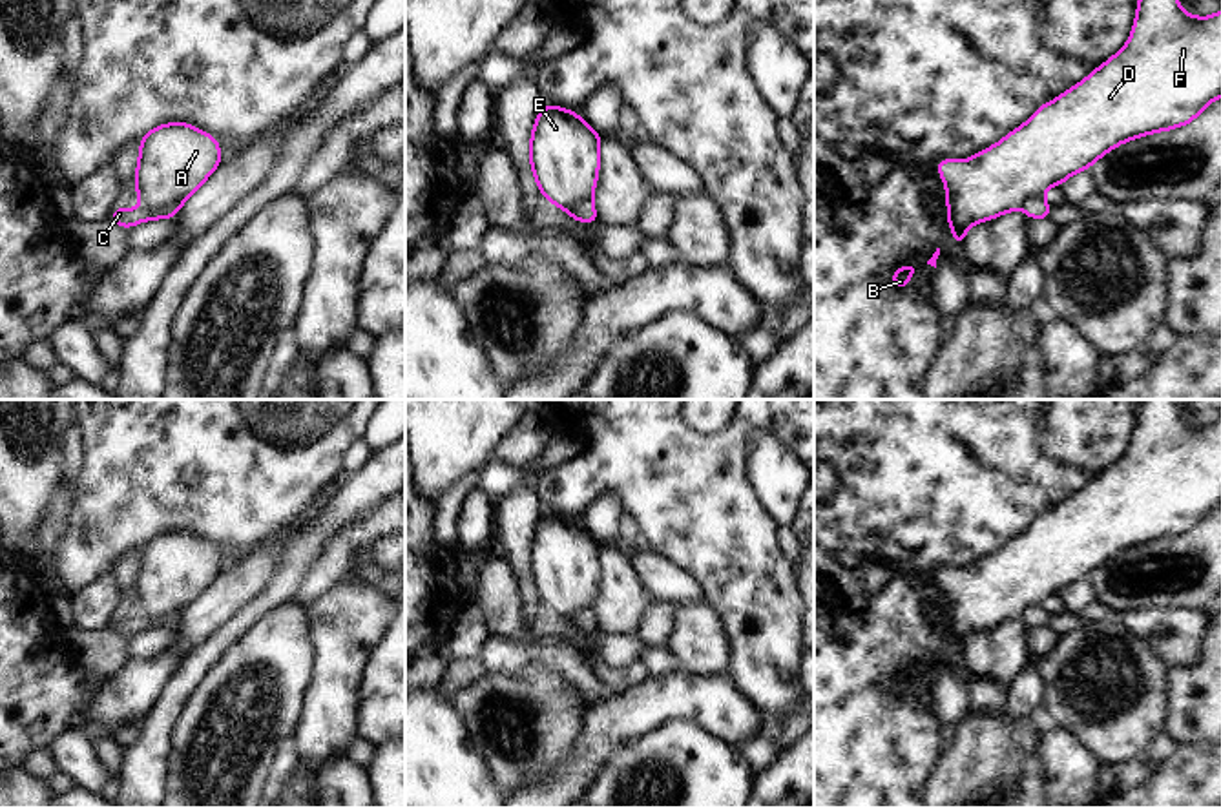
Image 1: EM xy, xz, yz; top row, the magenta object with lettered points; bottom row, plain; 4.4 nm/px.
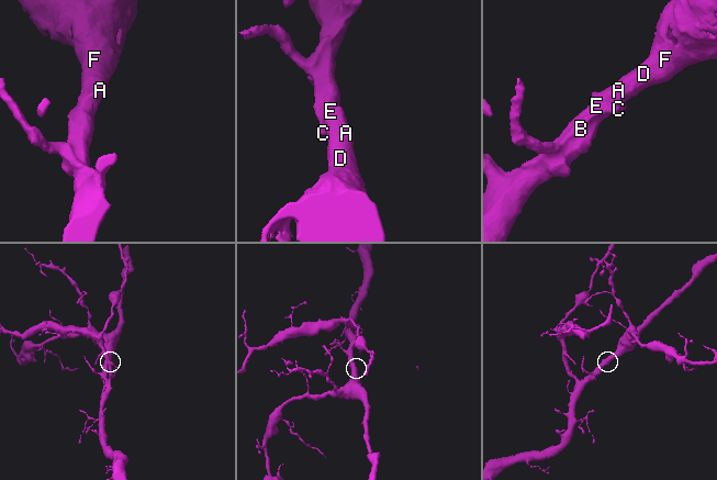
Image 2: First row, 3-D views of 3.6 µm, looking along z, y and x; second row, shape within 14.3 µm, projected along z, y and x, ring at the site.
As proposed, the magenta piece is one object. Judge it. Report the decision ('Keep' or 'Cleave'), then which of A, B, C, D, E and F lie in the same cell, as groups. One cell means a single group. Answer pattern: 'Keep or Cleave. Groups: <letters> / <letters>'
Cleave. Groups: A B D E F / C

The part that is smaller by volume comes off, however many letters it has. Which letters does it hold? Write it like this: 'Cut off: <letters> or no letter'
Cut off: C

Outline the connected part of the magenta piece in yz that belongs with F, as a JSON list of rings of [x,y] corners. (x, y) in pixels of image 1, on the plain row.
[[[1143,399],[1126,454],[1000,551],[967,569],[944,567],[936,578],[945,593],[953,649],[964,653],[975,631],[995,627],[1070,584],[1086,580],[1115,554],[1190,533],[1221,505],[1221,420],[1194,425],[1179,416],[1175,399]]]

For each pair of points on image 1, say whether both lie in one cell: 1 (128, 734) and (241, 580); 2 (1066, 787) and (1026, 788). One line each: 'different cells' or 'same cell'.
1: different cells
2: different cells

